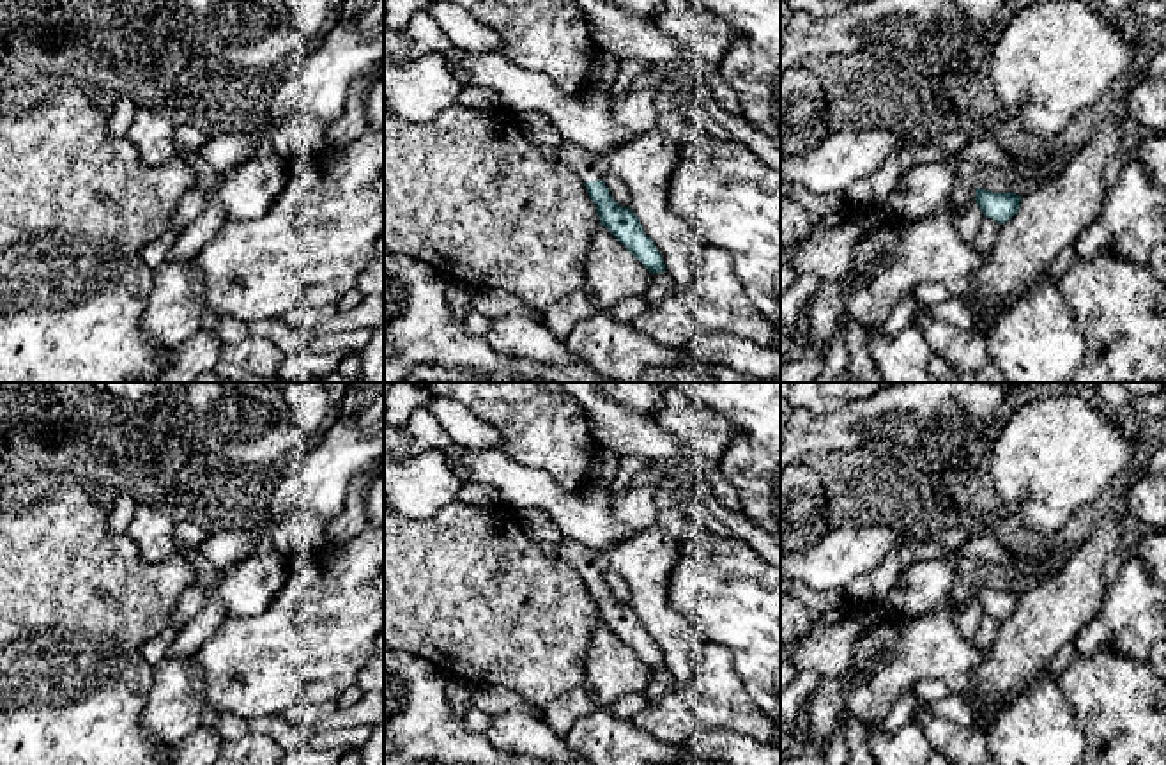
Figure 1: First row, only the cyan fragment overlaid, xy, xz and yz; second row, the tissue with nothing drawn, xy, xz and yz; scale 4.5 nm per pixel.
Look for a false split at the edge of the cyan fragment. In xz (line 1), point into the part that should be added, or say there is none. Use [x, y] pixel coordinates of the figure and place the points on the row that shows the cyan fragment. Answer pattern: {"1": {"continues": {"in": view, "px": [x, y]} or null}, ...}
{"1": {"continues": {"in": "xz", "px": [590, 167]}}}

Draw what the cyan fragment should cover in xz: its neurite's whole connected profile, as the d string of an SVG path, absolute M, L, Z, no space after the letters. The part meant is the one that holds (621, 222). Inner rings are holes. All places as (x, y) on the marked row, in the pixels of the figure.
M563 142L557 159L570 166L584 182L596 207L600 225L605 227L651 274L665 271L660 251L641 228L633 211L630 207L619 207L609 193L603 182L607 170L603 158L575 143Z

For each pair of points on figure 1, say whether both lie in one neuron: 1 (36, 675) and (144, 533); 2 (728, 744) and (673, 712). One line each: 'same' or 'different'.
1: different
2: different

